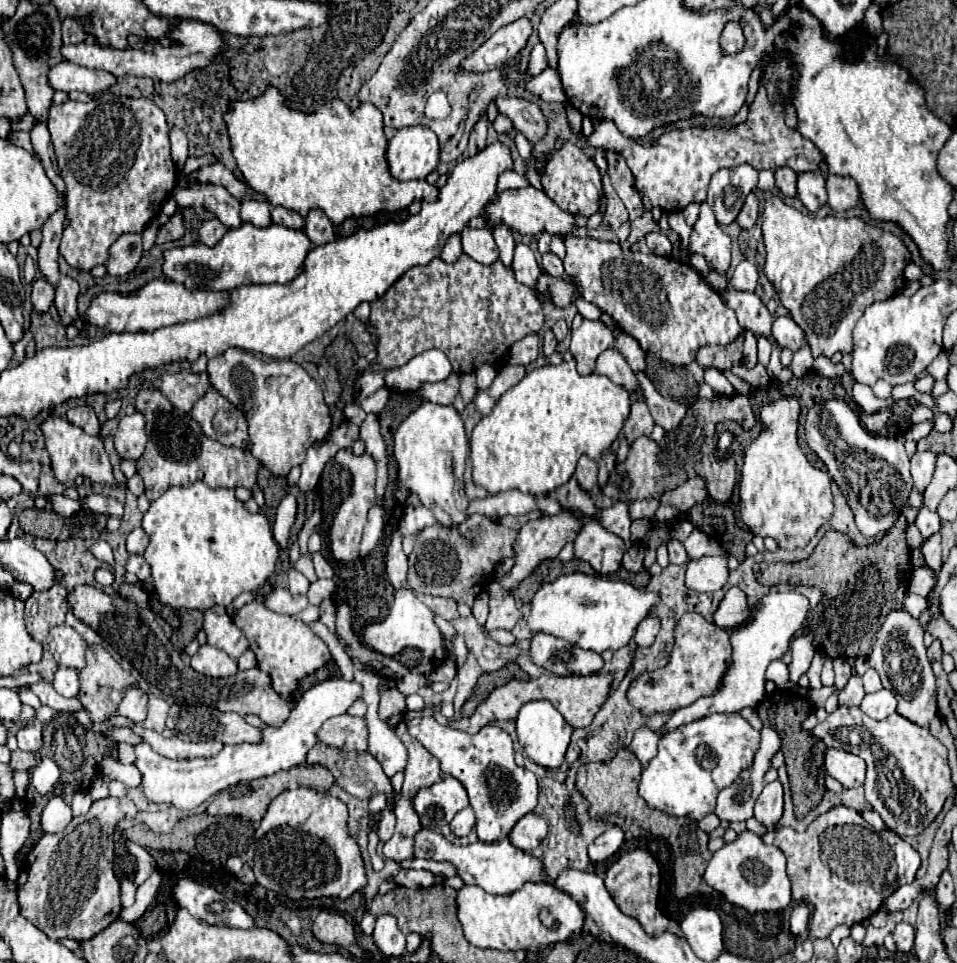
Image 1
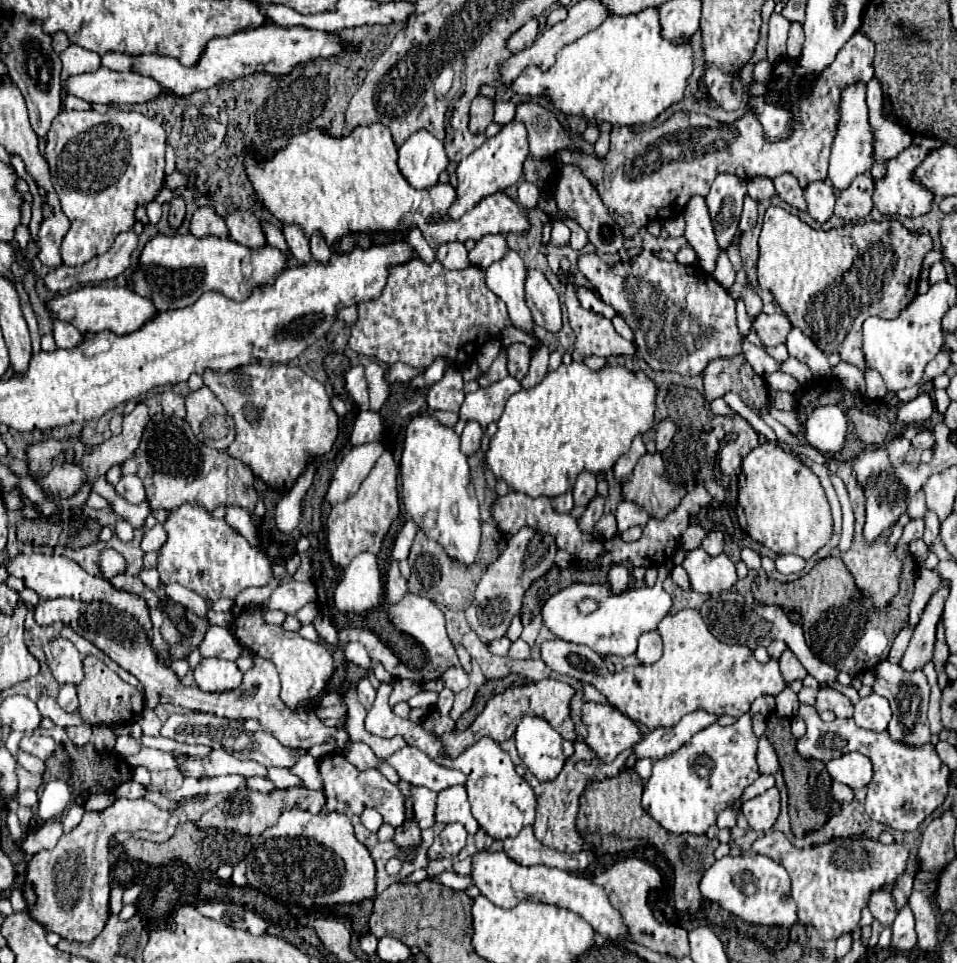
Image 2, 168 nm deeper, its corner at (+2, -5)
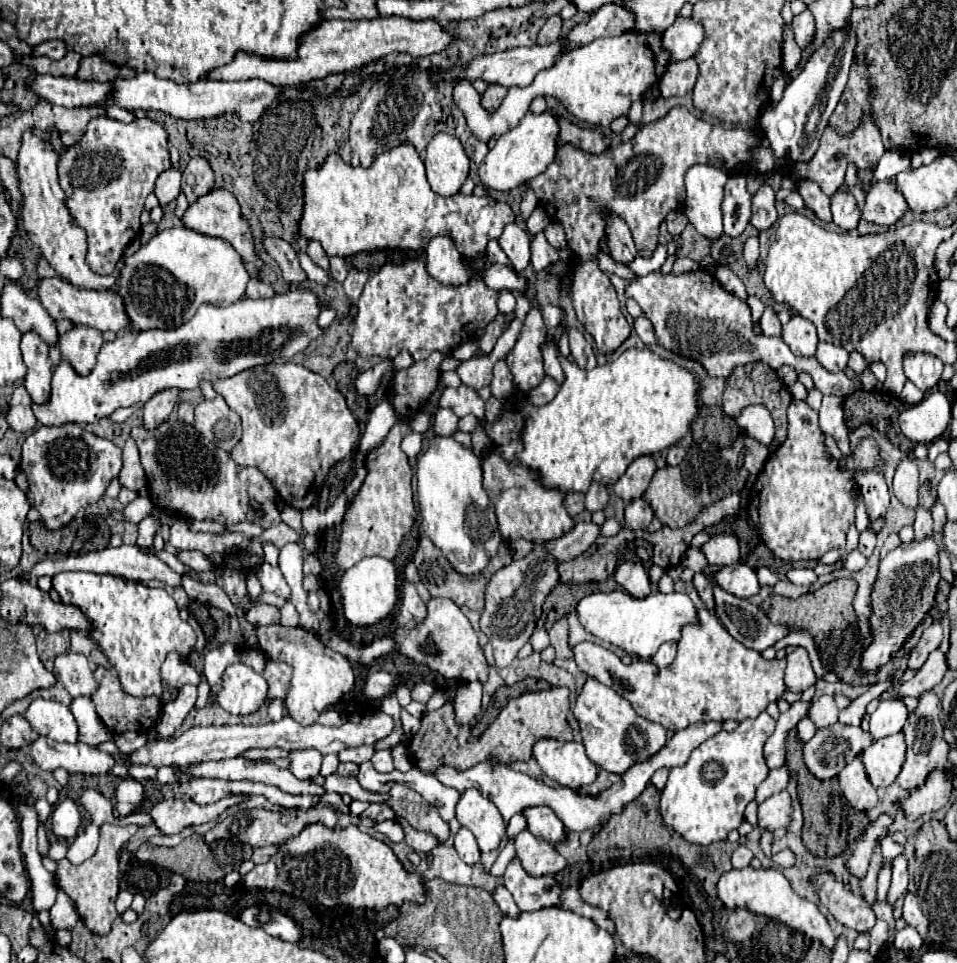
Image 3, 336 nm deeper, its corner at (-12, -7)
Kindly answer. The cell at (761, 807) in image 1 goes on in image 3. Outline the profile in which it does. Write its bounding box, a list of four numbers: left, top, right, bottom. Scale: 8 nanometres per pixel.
[757,791,793,831]

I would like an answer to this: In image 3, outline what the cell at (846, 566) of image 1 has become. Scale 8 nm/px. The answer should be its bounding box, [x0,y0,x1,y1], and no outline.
[763,579,877,685]

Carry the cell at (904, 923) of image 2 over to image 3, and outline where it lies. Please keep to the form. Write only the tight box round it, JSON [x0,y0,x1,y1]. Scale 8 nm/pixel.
[903,893,929,939]

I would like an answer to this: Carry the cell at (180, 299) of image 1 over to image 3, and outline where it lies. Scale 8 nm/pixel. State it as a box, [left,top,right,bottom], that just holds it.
[37,277,129,331]

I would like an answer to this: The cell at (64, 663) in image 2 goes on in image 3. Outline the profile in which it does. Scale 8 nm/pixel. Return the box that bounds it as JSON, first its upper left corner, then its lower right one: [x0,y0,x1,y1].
[55,655,97,697]

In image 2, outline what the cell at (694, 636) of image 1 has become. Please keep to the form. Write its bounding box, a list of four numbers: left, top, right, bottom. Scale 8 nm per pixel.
[541,609,787,731]

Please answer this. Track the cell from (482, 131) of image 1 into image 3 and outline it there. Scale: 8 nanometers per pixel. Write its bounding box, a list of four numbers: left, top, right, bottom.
[481,83,507,111]

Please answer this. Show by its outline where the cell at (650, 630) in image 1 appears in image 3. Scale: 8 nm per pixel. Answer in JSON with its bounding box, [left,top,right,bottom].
[651,643,677,667]

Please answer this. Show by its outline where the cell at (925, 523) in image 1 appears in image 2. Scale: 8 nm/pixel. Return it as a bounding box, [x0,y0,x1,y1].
[899,519,925,545]

